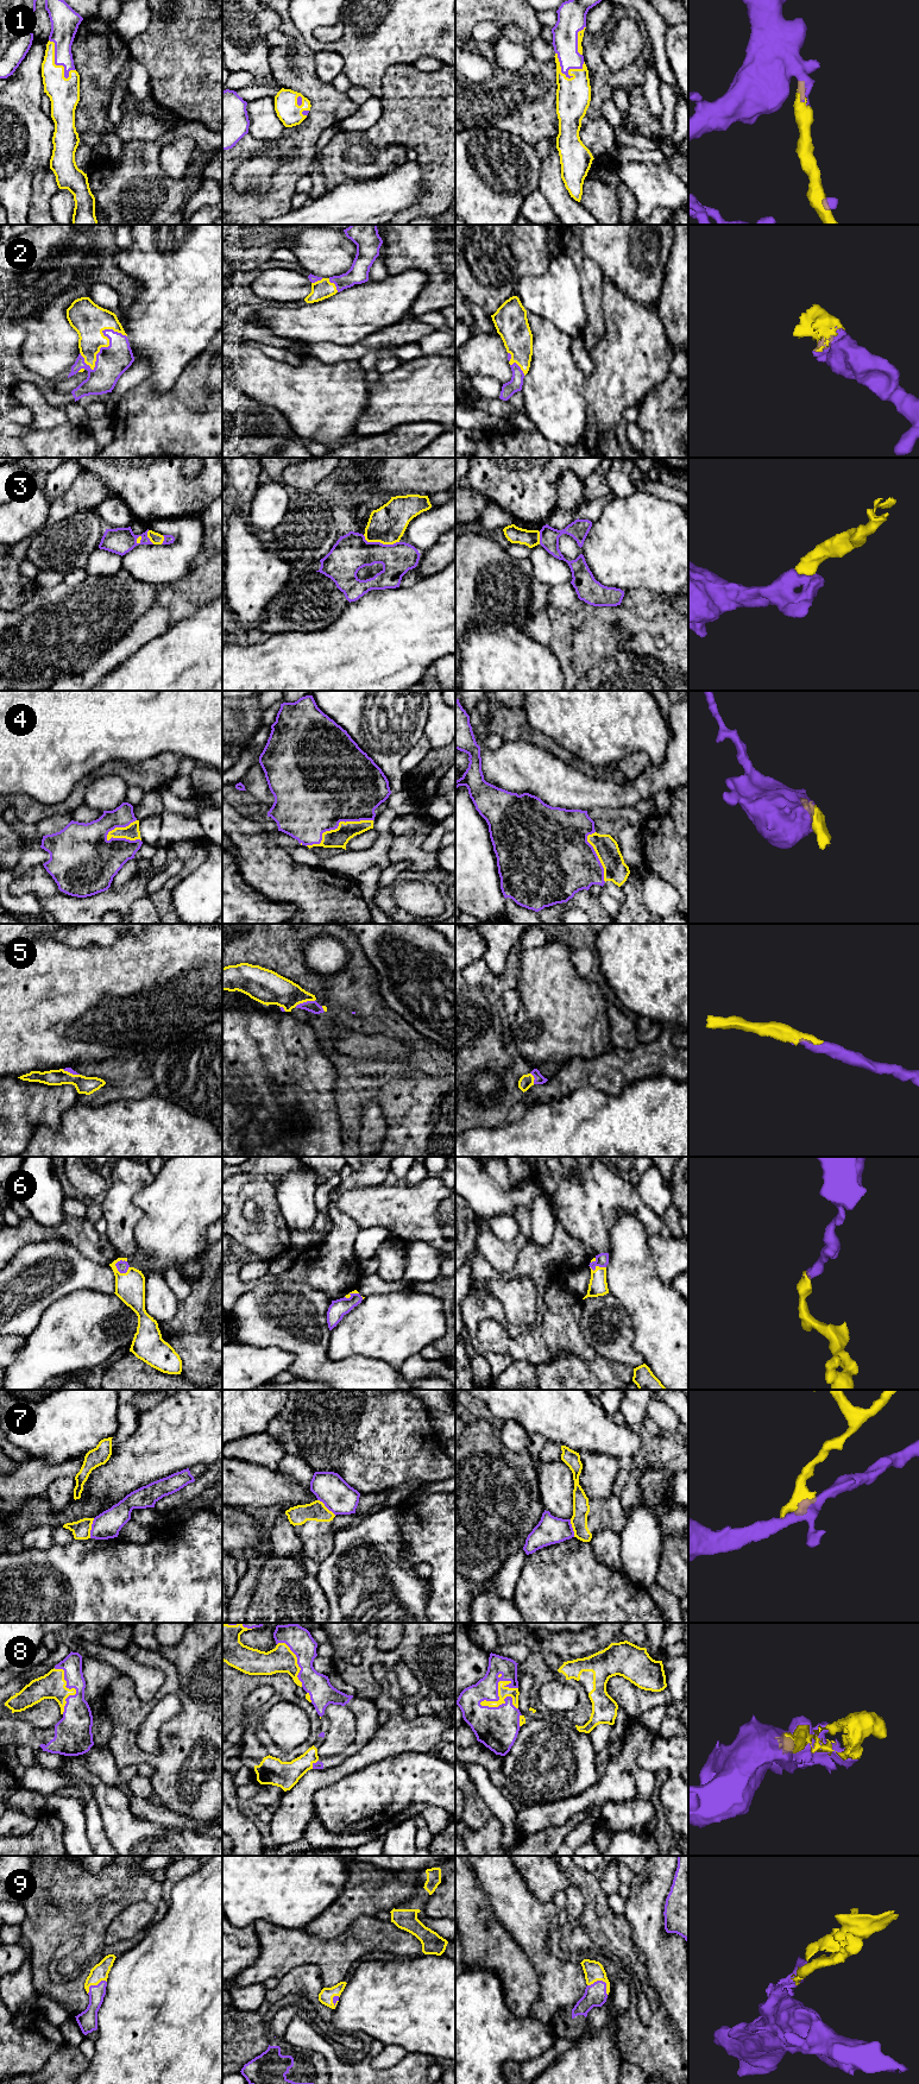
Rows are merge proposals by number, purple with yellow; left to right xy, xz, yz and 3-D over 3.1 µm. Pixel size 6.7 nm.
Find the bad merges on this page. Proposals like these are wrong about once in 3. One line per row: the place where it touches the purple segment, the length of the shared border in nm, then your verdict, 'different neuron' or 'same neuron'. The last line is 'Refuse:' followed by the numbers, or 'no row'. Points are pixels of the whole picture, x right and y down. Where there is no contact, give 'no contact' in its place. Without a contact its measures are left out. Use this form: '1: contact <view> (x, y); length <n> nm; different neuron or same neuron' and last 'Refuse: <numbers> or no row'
1: contact xy (55, 61); length 300 nm; same neuron
2: contact xy (109, 345); length 340 nm; same neuron
3: contact xz (379, 542); length 260 nm; same neuron
4: contact xz (337, 826); length 480 nm; same neuron
5: contact xz (304, 1002); length 140 nm; same neuron
6: contact xy (115, 1264); length 110 nm; same neuron
7: contact xy (92, 1528); length 140 nm; different neuron
8: contact yz (497, 1688); length 280 nm; same neuron
9: contact yz (602, 1981); length 160 nm; same neuron
Refuse: 7

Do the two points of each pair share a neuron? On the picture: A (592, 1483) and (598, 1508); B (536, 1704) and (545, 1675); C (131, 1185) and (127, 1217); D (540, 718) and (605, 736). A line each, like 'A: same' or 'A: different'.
A: different
B: same
C: same
D: same

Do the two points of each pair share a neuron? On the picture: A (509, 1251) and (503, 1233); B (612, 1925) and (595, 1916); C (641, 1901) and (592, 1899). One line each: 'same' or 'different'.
A: different
B: same
C: different

